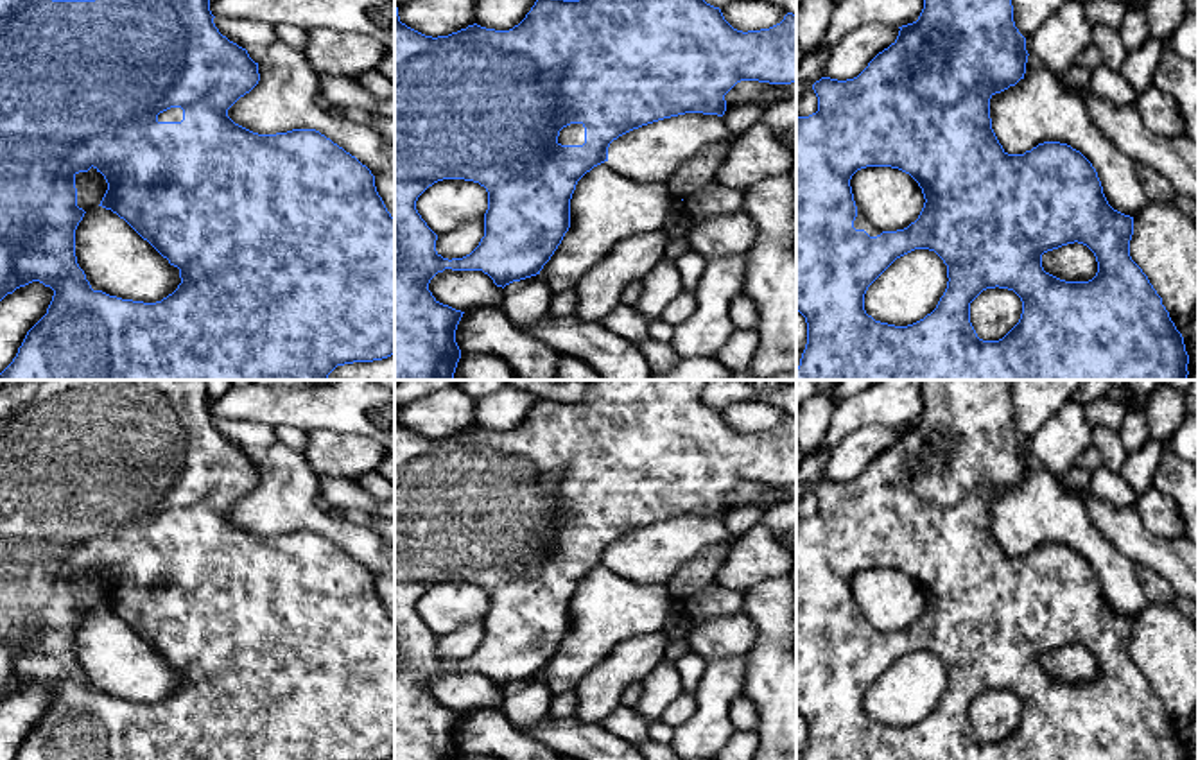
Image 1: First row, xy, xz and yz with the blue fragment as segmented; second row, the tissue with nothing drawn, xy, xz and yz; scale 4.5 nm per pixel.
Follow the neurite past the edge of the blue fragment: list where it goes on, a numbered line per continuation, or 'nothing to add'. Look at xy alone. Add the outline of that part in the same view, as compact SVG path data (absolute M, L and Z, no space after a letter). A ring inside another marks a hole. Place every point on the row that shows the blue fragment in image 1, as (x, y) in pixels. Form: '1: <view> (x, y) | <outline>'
1: xy (174, 113) | M170 108L158 115L158 122L181 122L183 120L183 109L181 108Z

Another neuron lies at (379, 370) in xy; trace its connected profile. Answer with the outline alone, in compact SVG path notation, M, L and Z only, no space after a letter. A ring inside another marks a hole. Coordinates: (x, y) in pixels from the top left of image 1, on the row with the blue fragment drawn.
M395 355L373 362L337 366L326 380L395 380Z

